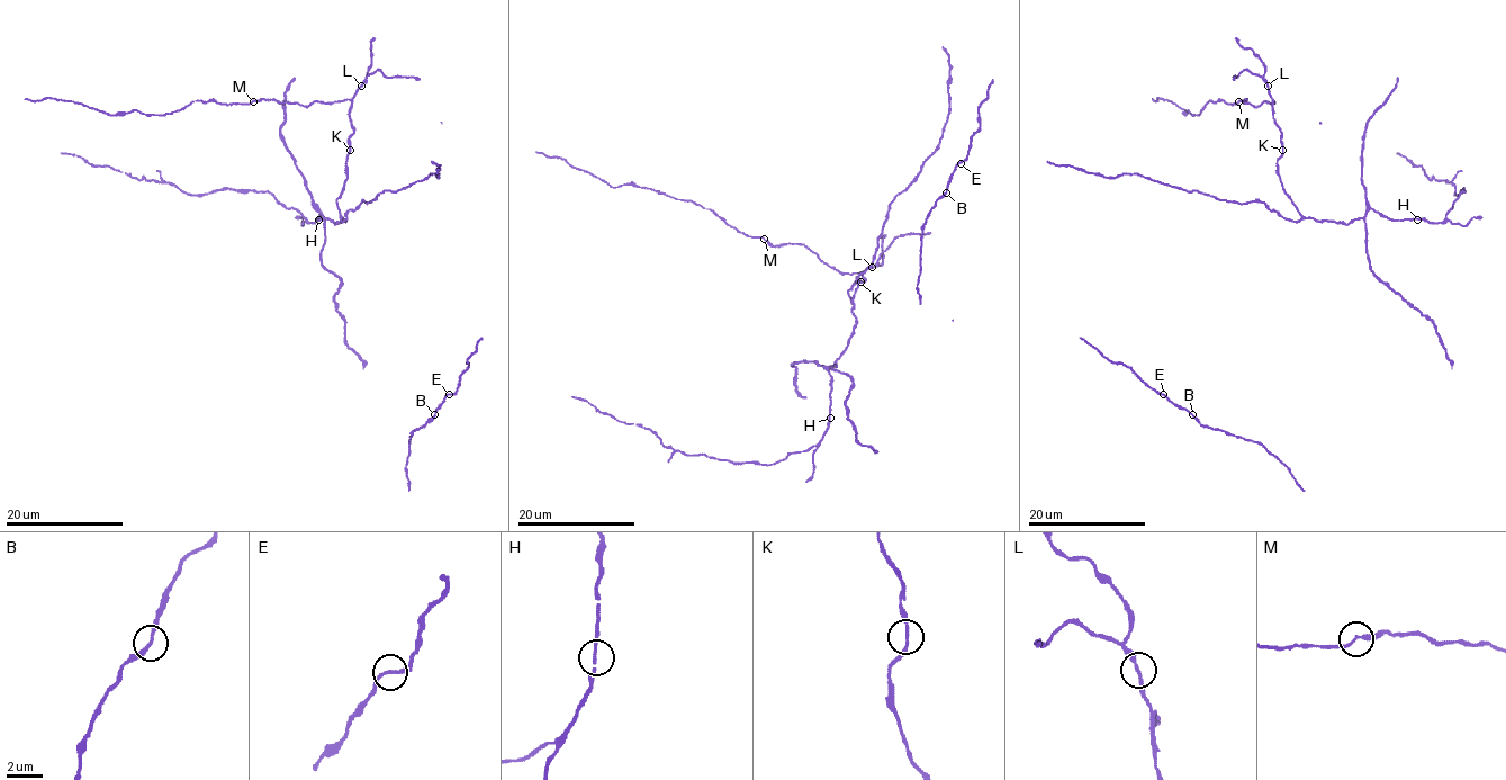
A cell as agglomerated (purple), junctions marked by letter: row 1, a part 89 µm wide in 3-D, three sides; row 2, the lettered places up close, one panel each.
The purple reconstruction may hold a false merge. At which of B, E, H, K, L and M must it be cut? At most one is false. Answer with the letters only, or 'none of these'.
none of these

